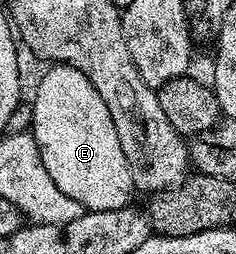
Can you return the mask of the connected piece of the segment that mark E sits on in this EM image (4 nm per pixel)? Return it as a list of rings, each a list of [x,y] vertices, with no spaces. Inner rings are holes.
[[[58,63],[47,68],[36,90],[32,103],[31,133],[38,150],[41,152],[42,163],[53,184],[65,193],[65,196],[81,204],[84,211],[115,211],[132,203],[135,194],[132,172],[129,162],[122,151],[121,140],[118,139],[117,128],[109,115],[108,105],[101,94],[93,88],[93,84],[83,72],[71,65]]]

